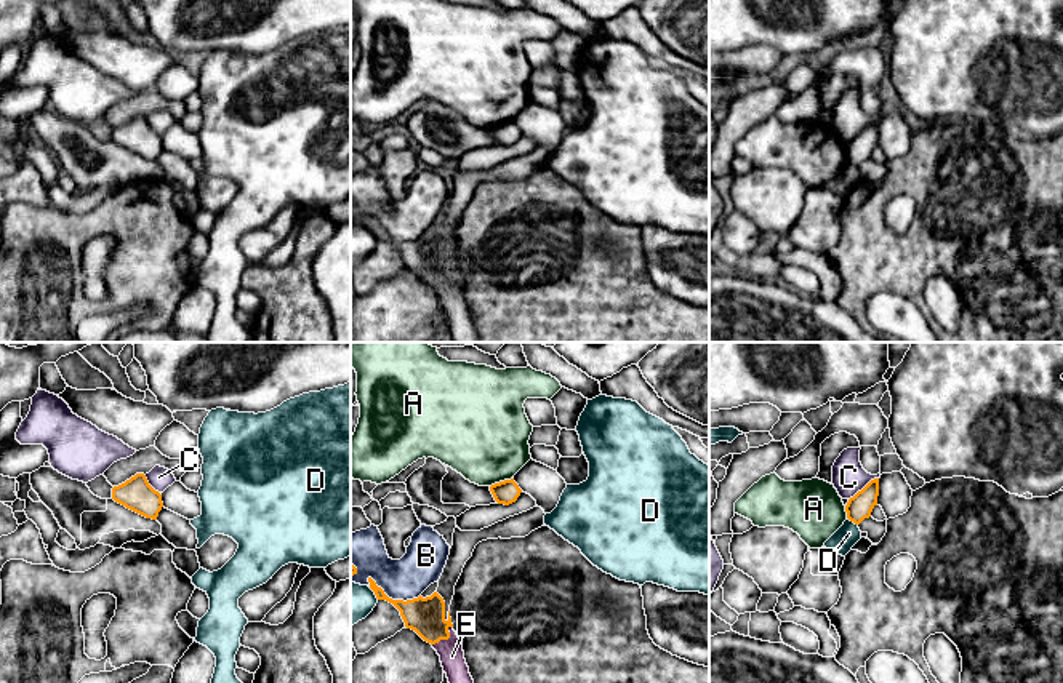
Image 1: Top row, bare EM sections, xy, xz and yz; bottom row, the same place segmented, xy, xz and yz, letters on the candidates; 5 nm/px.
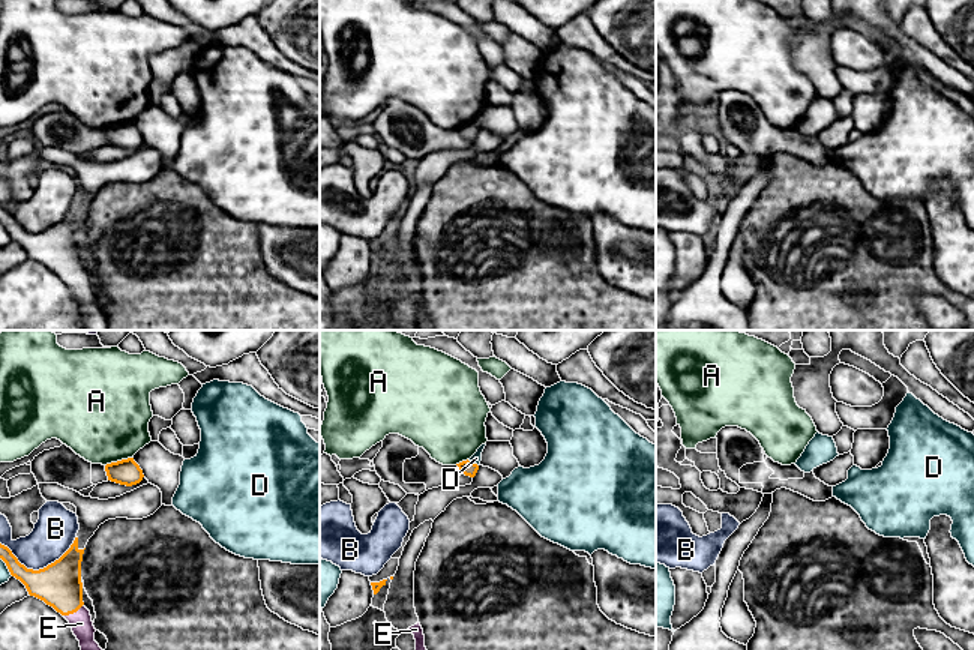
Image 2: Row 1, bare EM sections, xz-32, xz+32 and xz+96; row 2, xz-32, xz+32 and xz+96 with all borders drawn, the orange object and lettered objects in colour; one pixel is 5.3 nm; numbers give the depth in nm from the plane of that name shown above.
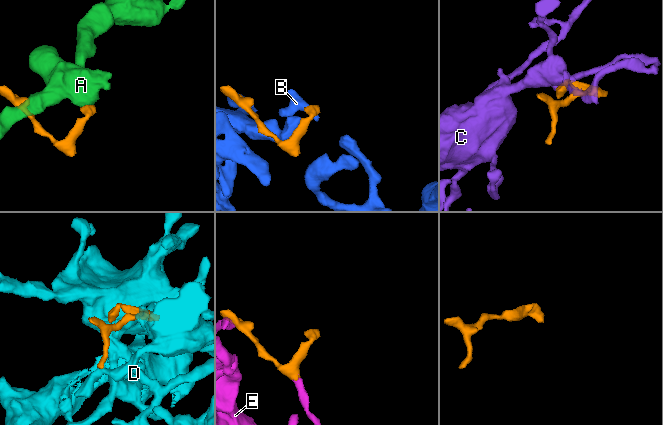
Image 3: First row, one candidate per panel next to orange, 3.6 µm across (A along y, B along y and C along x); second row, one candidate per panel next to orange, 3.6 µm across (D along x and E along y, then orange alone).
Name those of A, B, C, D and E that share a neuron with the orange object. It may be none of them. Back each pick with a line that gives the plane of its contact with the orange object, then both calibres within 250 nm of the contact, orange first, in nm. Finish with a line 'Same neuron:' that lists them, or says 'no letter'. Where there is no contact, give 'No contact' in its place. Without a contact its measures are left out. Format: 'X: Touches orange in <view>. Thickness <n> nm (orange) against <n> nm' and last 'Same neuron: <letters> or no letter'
D: Touches orange in yz. Thickness 130 nm (orange) against 120 nm
Same neuron: D

